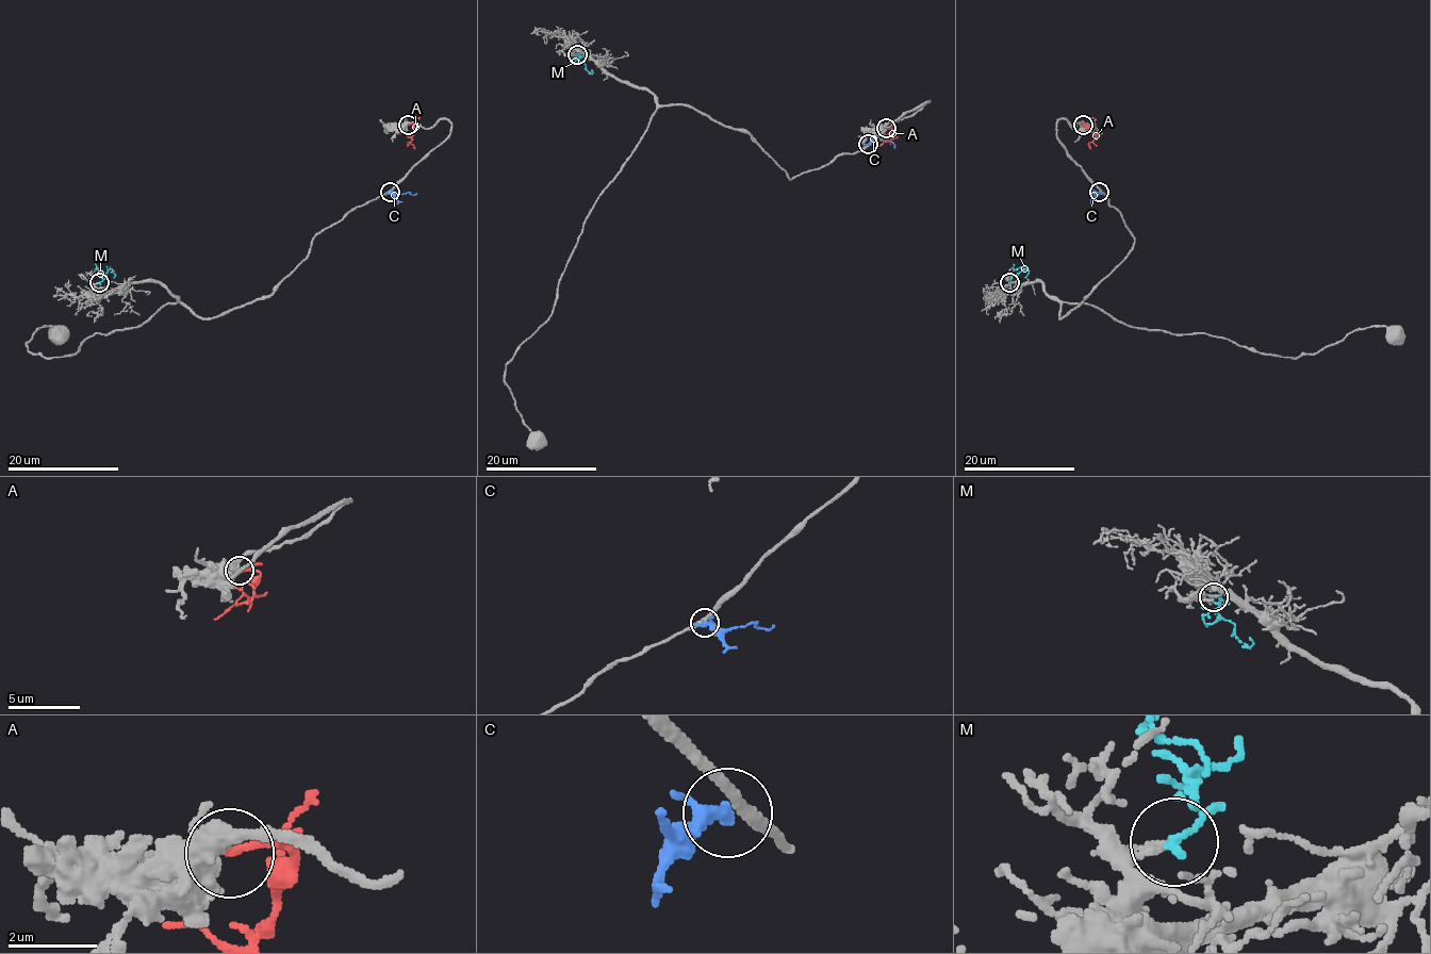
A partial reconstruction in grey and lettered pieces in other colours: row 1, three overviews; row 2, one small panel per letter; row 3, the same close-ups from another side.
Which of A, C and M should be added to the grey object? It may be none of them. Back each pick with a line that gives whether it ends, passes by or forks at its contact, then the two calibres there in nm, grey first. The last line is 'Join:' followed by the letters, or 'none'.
M: it passes by | 160/130 nm
Join: M

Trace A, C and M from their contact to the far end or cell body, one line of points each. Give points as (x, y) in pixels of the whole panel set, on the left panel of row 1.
A: (409, 125), (415, 125), (410, 143), (414, 148)
C: (390, 193), (417, 194)
M: (99, 283), (100, 275), (110, 269), (113, 277)

